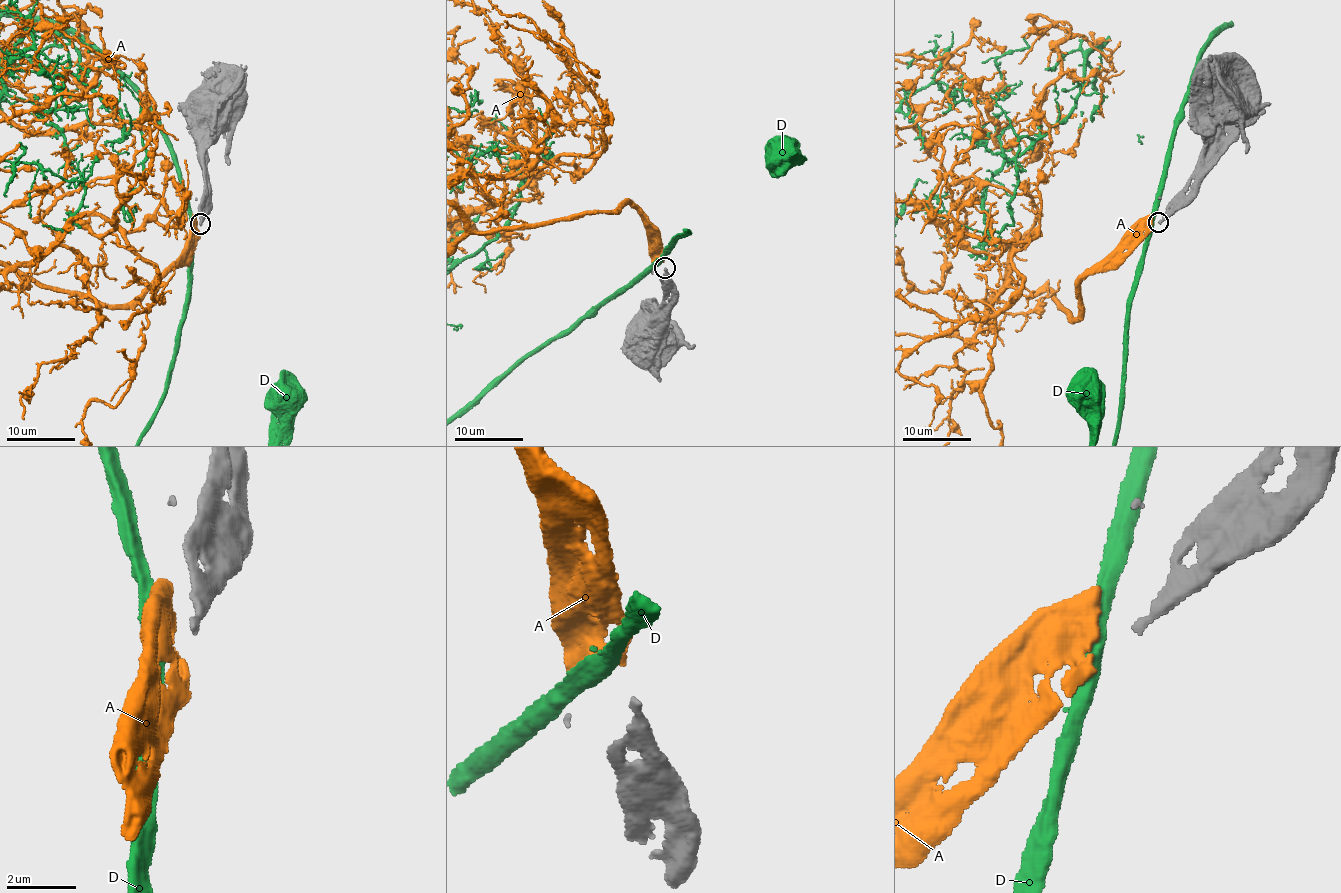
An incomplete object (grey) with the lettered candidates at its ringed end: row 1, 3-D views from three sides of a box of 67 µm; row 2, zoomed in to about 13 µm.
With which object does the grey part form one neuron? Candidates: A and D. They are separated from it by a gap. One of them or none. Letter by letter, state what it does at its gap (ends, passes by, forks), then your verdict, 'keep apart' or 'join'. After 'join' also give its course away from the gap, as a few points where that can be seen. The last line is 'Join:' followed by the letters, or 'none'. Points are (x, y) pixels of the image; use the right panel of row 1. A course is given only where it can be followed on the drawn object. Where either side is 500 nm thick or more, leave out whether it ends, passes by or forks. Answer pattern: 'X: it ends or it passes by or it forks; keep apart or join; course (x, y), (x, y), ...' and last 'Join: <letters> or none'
A: join
D: it passes by; keep apart
Join: A

